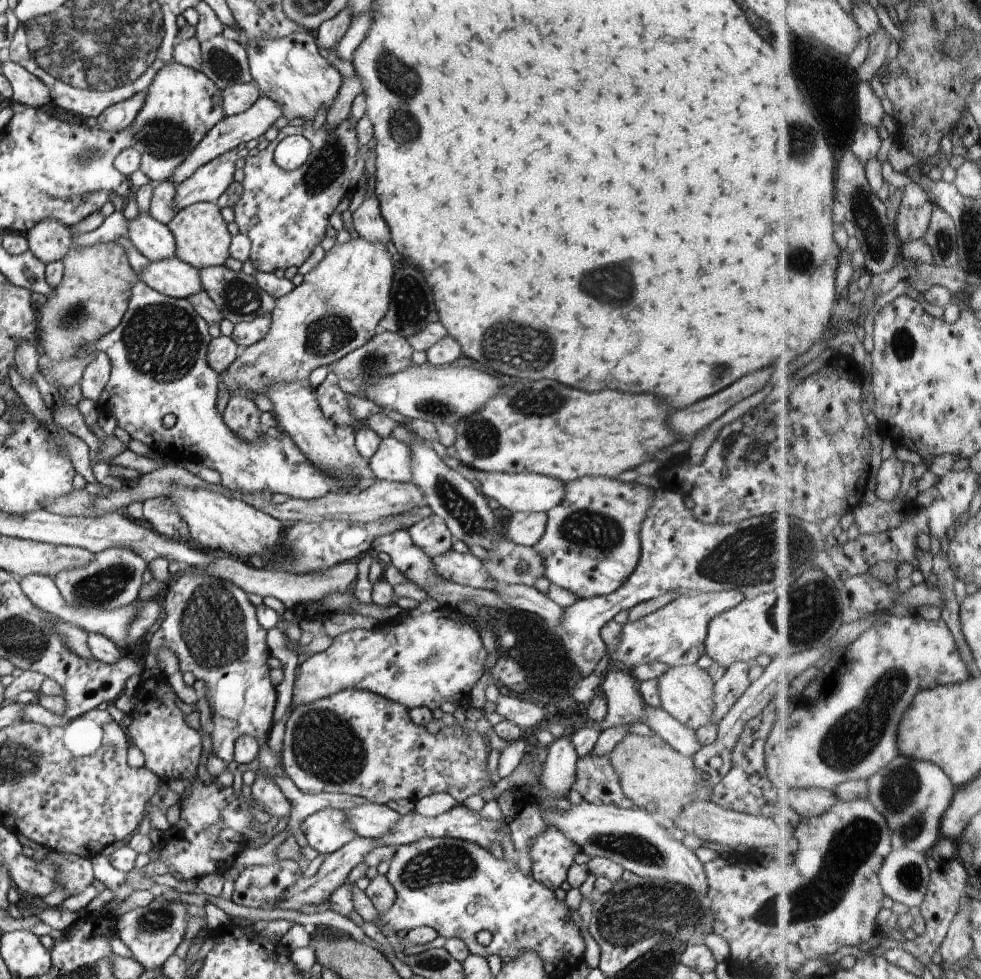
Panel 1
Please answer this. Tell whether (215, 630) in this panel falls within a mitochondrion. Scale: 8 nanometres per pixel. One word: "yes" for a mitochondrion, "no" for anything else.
yes

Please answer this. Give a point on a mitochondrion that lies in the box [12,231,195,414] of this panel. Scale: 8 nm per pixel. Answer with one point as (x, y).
(72, 316)

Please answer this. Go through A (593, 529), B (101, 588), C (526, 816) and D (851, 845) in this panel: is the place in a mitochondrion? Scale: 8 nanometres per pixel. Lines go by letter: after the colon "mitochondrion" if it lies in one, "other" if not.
A: mitochondrion
B: mitochondrion
C: other
D: mitochondrion

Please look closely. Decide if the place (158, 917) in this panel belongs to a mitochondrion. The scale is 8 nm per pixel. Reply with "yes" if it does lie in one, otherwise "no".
yes

